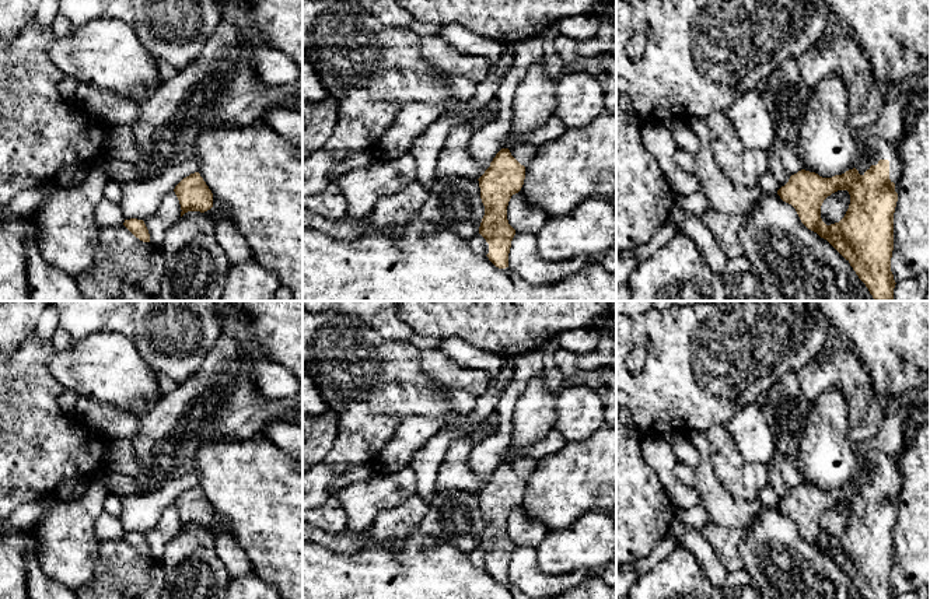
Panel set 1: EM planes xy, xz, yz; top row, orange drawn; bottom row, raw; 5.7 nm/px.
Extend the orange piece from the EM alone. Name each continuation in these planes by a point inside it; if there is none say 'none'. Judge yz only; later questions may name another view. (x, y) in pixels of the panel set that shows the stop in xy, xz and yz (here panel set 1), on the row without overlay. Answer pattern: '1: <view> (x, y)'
1: yz (880, 462)

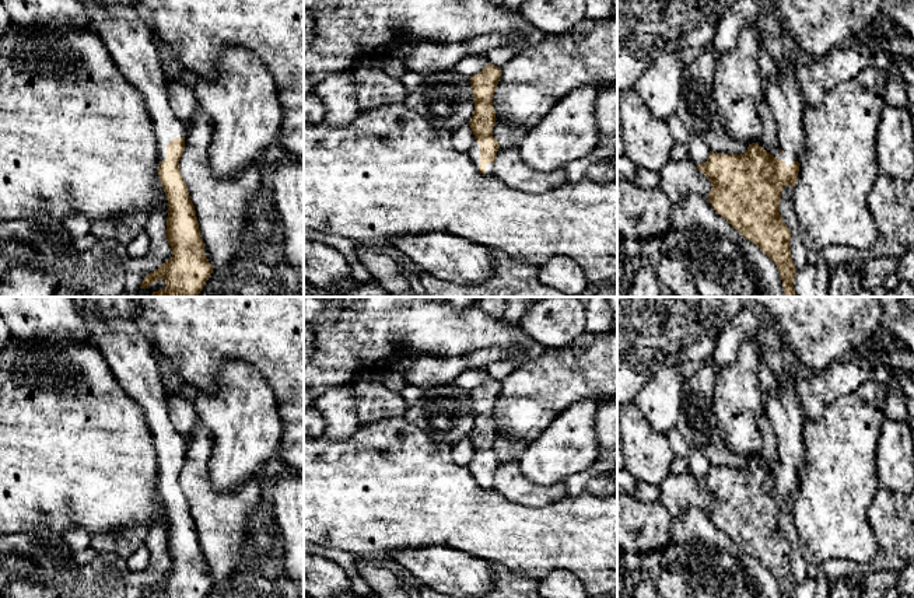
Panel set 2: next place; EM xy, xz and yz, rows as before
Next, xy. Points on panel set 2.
1: xy (133, 360)

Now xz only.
1: xz (473, 467)

